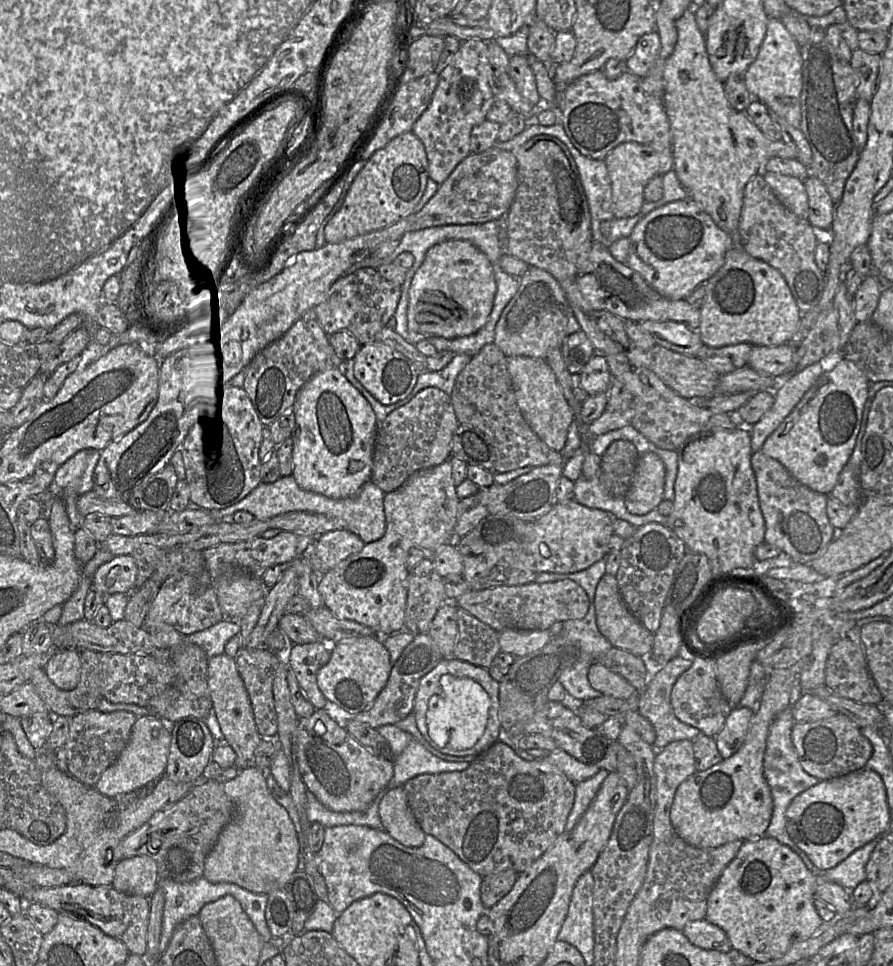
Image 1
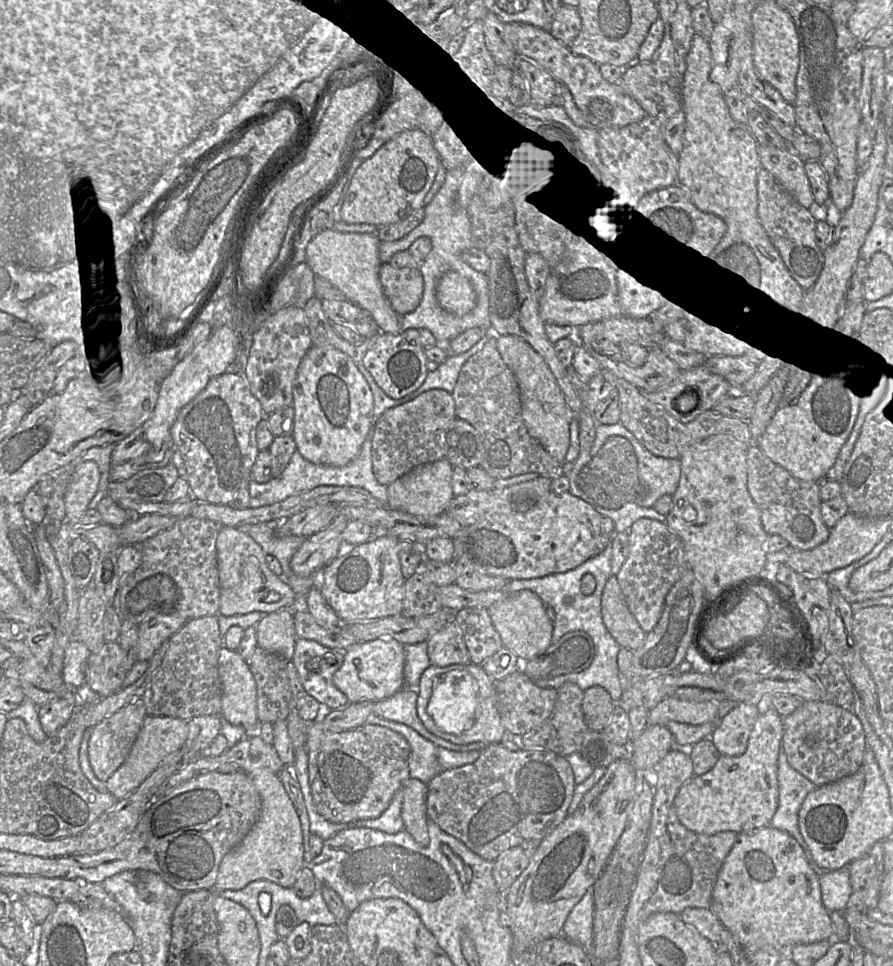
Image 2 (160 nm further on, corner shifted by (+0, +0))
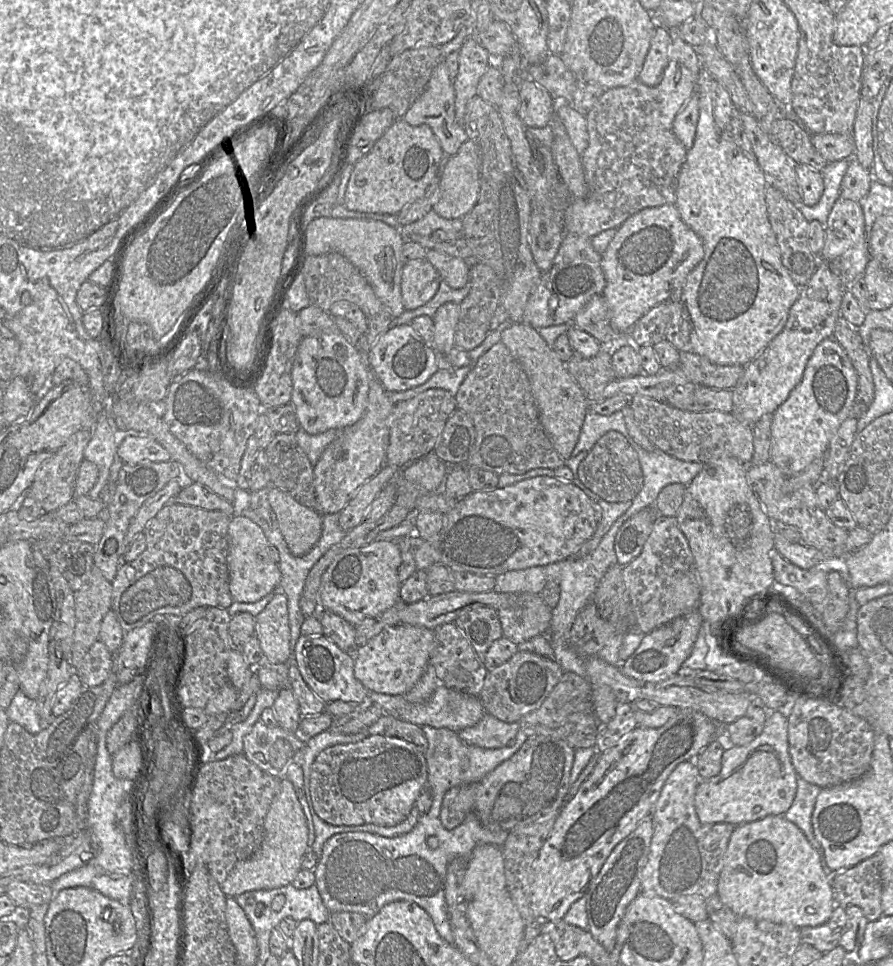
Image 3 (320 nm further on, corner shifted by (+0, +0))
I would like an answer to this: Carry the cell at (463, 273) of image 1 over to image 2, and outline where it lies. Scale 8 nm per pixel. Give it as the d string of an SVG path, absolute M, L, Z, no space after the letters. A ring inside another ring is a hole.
M458 272L445 273L436 289L440 306L456 315L469 313L476 304L476 293L471 282Z

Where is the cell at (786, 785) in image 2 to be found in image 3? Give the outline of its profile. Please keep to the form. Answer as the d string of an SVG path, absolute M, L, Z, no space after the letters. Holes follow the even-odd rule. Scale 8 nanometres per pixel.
M801 777L797 778L797 792L792 806L784 814L785 818L794 823L806 836L811 846L817 851L820 857L821 867L826 877L831 873L828 868L824 850L820 842L815 837L812 827L812 814L814 811L817 796L821 792L821 788L813 785Z

